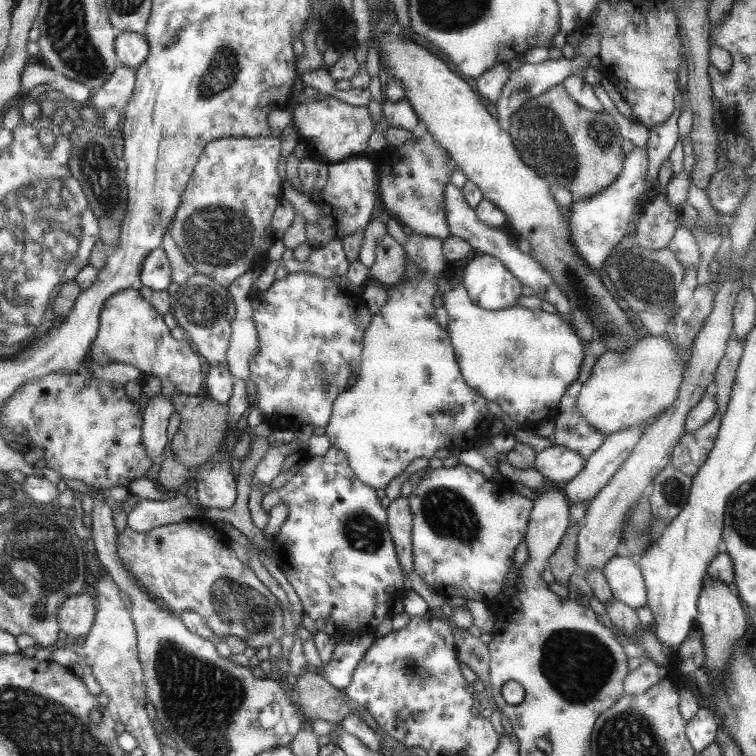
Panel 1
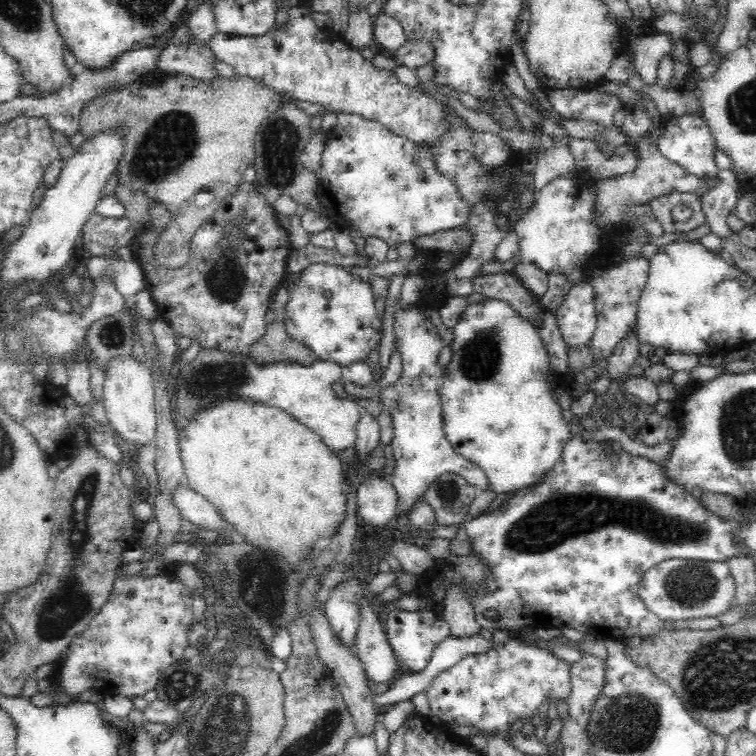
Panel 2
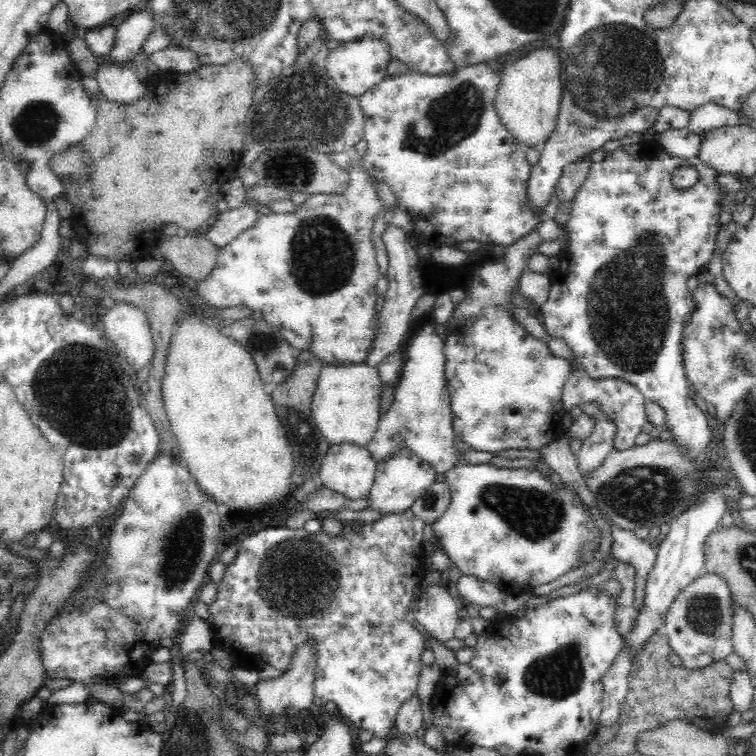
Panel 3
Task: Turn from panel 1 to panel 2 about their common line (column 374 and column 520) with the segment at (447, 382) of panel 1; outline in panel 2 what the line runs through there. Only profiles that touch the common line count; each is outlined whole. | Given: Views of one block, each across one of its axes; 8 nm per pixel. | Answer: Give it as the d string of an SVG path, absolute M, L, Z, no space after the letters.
M486 297L466 306L450 329L453 333L449 344L451 356L441 384L445 438L458 454L482 469L489 489L496 495L533 485L562 458L563 447L572 434L548 381L554 370L550 367L550 357L539 328L512 310L505 300Z

